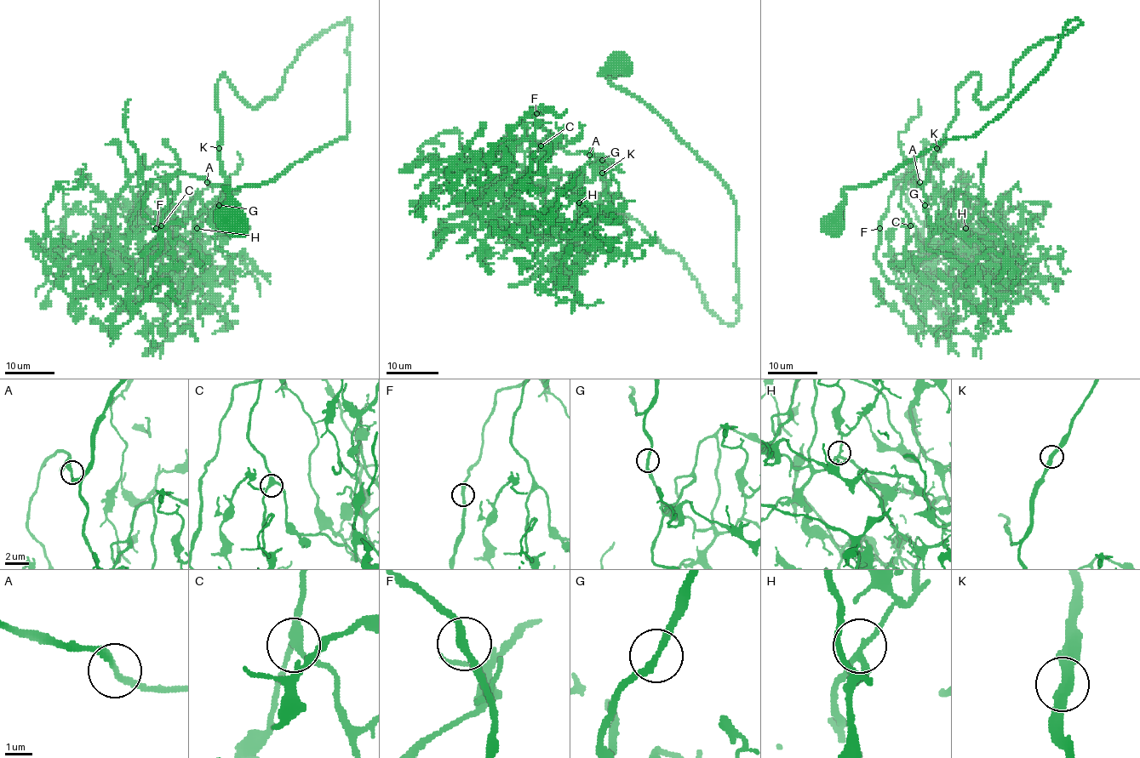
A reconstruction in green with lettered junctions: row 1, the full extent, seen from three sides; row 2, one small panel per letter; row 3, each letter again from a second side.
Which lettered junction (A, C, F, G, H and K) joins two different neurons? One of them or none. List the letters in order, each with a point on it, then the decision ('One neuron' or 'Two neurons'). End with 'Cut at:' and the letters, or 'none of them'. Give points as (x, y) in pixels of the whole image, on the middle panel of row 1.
A: Place: (589, 155). One neuron
C: Place: (541, 145). One neuron
F: Place: (536, 113). One neuron
G: Place: (602, 160). One neuron
H: Place: (579, 202). One neuron
K: Place: (602, 173). One neuron
Cut at: none of them

